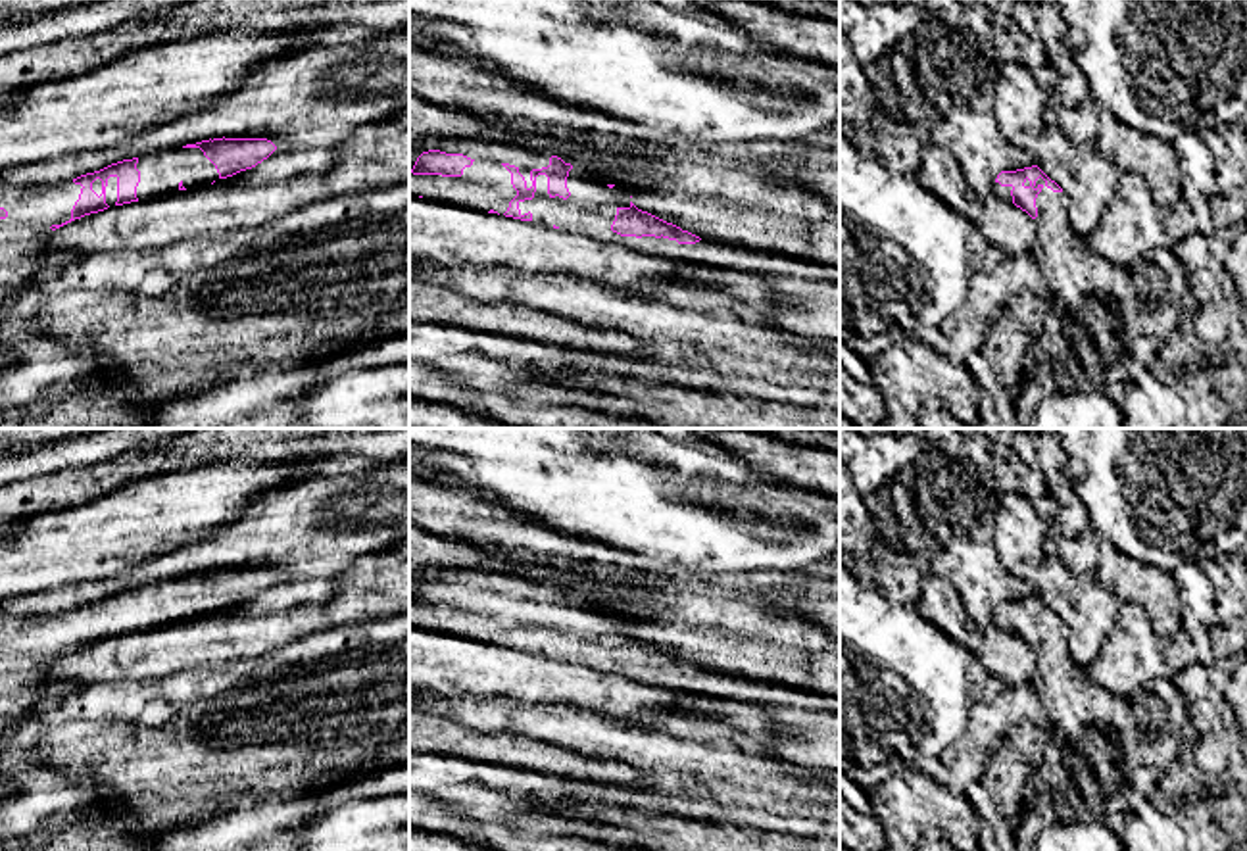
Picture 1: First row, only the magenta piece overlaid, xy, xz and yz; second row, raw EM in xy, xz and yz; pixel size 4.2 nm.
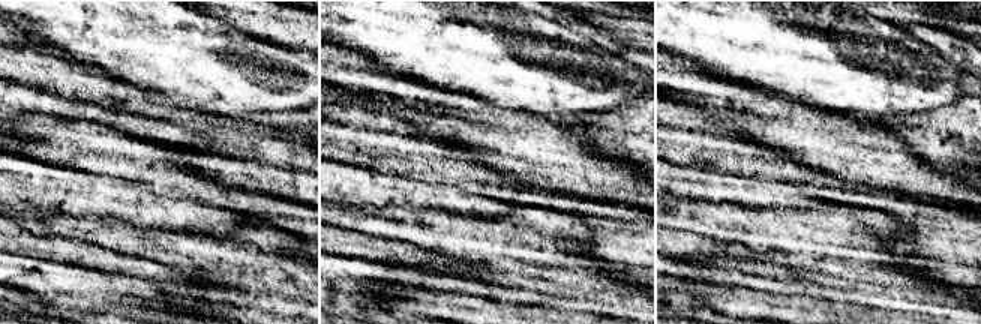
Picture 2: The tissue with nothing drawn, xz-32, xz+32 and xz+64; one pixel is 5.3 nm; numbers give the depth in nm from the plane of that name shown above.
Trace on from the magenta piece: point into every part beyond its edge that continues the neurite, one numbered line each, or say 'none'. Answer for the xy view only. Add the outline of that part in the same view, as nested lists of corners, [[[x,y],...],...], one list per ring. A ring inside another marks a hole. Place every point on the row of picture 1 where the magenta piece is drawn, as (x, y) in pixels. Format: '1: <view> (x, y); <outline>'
1: xy (112, 183); [[[117,177],[108,179],[106,204],[111,207],[117,202]]]
2: xy (31, 210); [[[73,181],[29,186],[0,184],[0,207],[8,211],[8,217],[0,219],[0,319],[4,317],[4,305],[40,277],[40,259],[58,252],[46,244],[52,234],[50,227],[71,219],[81,188]]]

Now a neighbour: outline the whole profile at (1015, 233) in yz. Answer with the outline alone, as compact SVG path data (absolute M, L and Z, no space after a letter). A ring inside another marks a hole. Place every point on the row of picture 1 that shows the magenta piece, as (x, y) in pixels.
M926 140L915 179L955 213L966 217L988 244L1009 255L1036 252L1036 221L1015 204L978 196L949 150Z

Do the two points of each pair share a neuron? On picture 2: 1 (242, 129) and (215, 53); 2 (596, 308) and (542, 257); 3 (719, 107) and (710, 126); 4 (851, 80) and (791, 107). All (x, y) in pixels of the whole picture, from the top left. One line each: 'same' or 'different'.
1: different
2: same
3: different
4: different

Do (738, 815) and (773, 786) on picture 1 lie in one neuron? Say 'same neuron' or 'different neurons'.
same neuron

